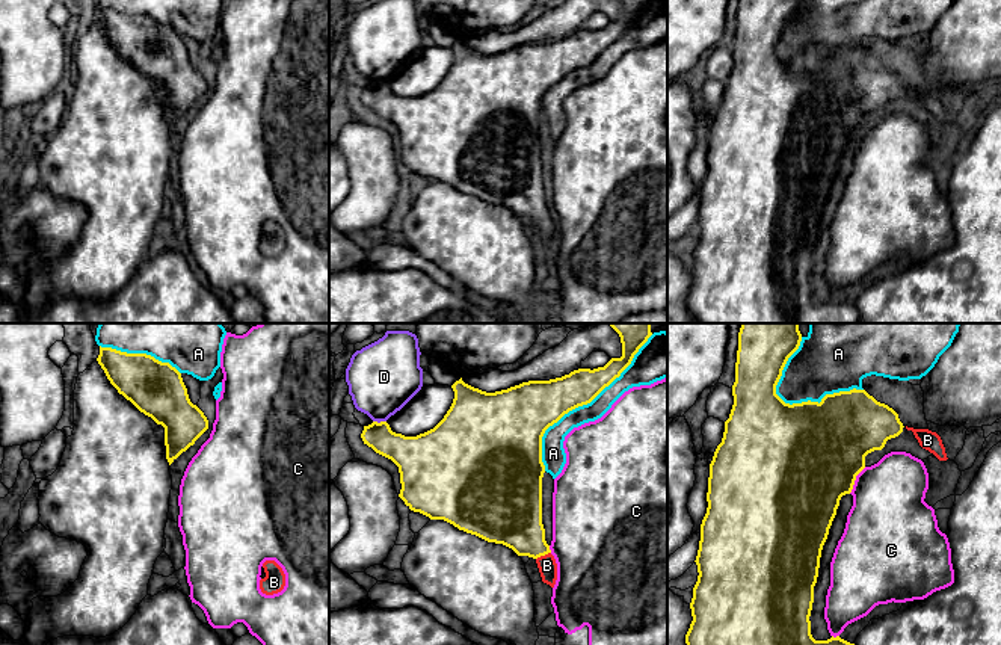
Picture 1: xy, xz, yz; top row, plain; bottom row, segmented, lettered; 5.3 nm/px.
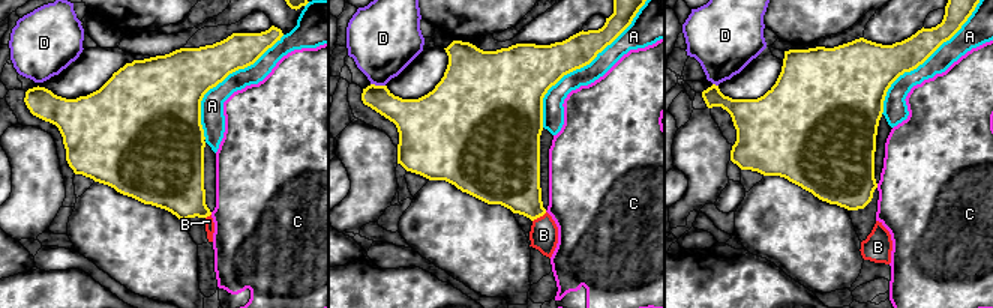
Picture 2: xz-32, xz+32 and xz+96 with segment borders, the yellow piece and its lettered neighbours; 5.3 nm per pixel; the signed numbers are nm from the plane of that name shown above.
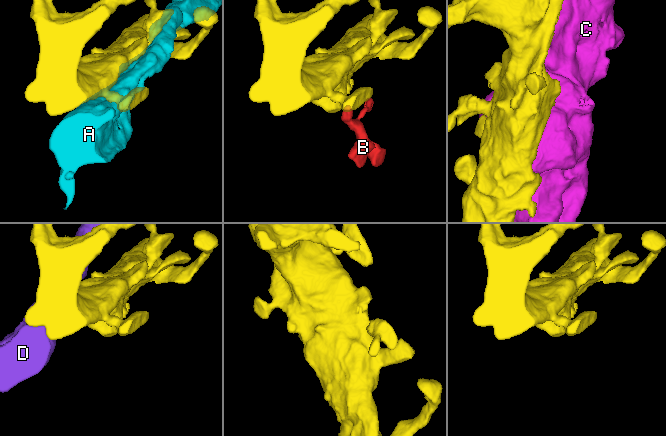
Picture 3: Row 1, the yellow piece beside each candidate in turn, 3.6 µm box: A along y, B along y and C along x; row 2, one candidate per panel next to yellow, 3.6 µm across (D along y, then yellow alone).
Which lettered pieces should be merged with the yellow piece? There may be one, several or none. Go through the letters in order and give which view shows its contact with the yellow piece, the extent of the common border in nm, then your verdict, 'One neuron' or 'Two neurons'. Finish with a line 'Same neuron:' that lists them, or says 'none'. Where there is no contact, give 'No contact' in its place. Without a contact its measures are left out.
A: Touches yellow in xz. Shared border 900 nm. Two neurons
B: Touches yellow in xz. Shared border 90 nm. One neuron
C: Touches yellow in yz. Shared border 170 nm. Two neurons
D: Touches yellow in xz. Shared border 70 nm. Two neurons
Same neuron: B

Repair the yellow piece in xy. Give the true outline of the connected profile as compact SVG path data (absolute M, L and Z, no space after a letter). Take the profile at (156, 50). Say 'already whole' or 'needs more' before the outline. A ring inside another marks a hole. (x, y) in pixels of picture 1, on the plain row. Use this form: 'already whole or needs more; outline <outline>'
already whole; outline M101 8L97 23L119 56L165 89L169 127L208 91L207 79L189 60L181 35L169 24Z

